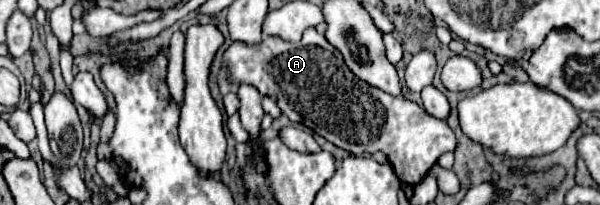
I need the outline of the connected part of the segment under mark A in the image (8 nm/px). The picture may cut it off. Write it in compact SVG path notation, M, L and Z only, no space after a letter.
M308 28L300 42L286 42L278 36L266 36L260 44L246 46L244 42L234 42L224 52L224 62L230 68L230 80L238 84L252 84L258 88L260 94L272 98L284 116L292 122L300 122L312 132L320 134L328 142L336 144L338 148L354 154L354 156L372 156L374 152L384 152L388 162L392 164L396 176L406 184L418 184L432 164L440 158L442 152L454 150L456 138L454 132L448 128L446 122L428 116L418 104L390 96L364 80L356 78L342 60L342 54L328 44L328 40L318 34L314 28Z

